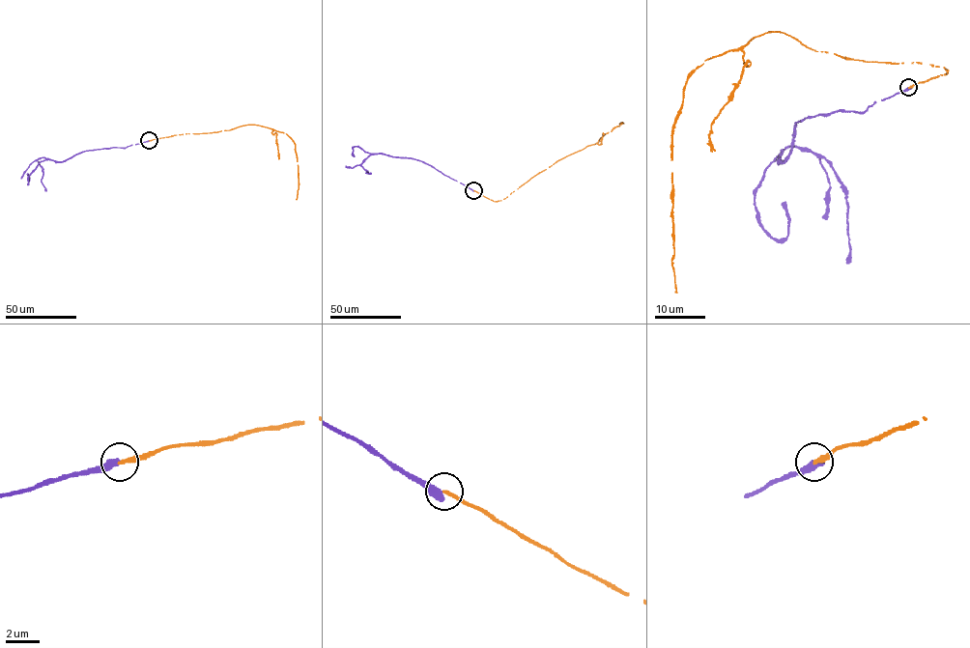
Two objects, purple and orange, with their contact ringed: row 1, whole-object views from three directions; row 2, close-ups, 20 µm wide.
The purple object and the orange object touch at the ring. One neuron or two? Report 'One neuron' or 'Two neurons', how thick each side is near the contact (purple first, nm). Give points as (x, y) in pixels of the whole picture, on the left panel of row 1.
Two neurons. Thickness 500 nm (purple) against 220 nm

